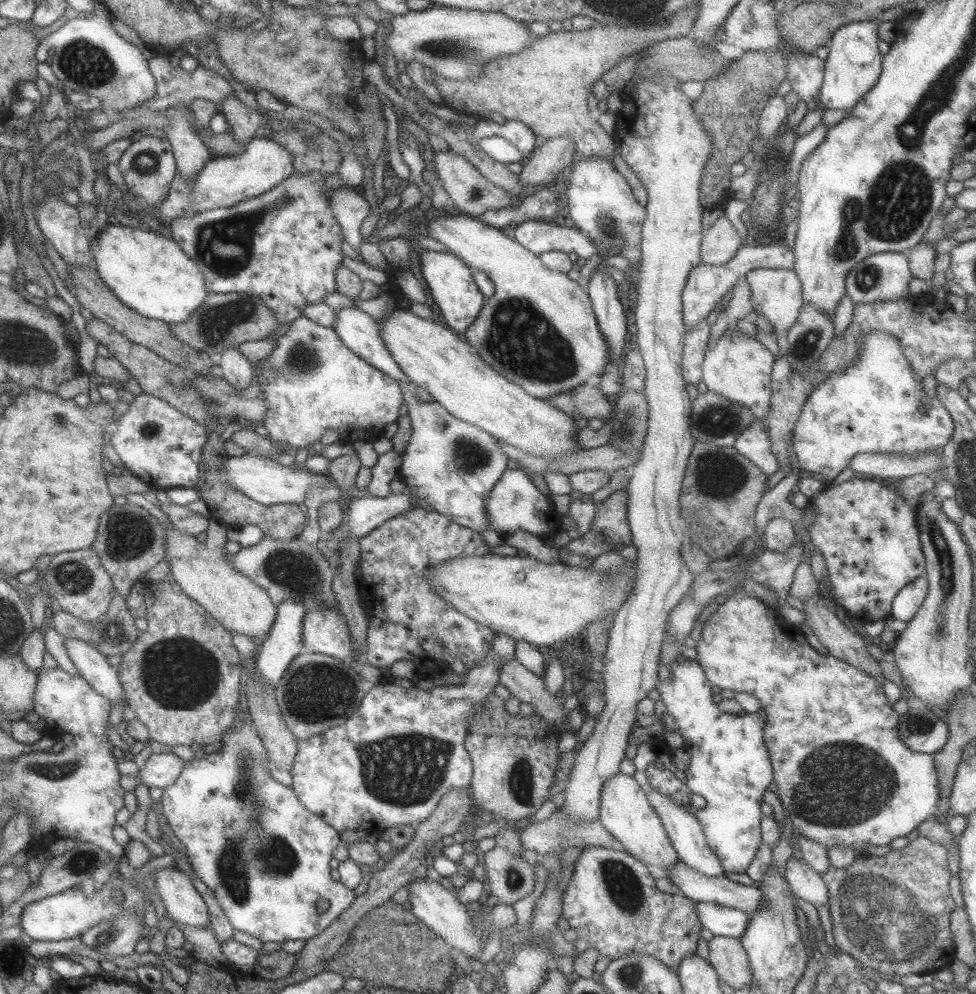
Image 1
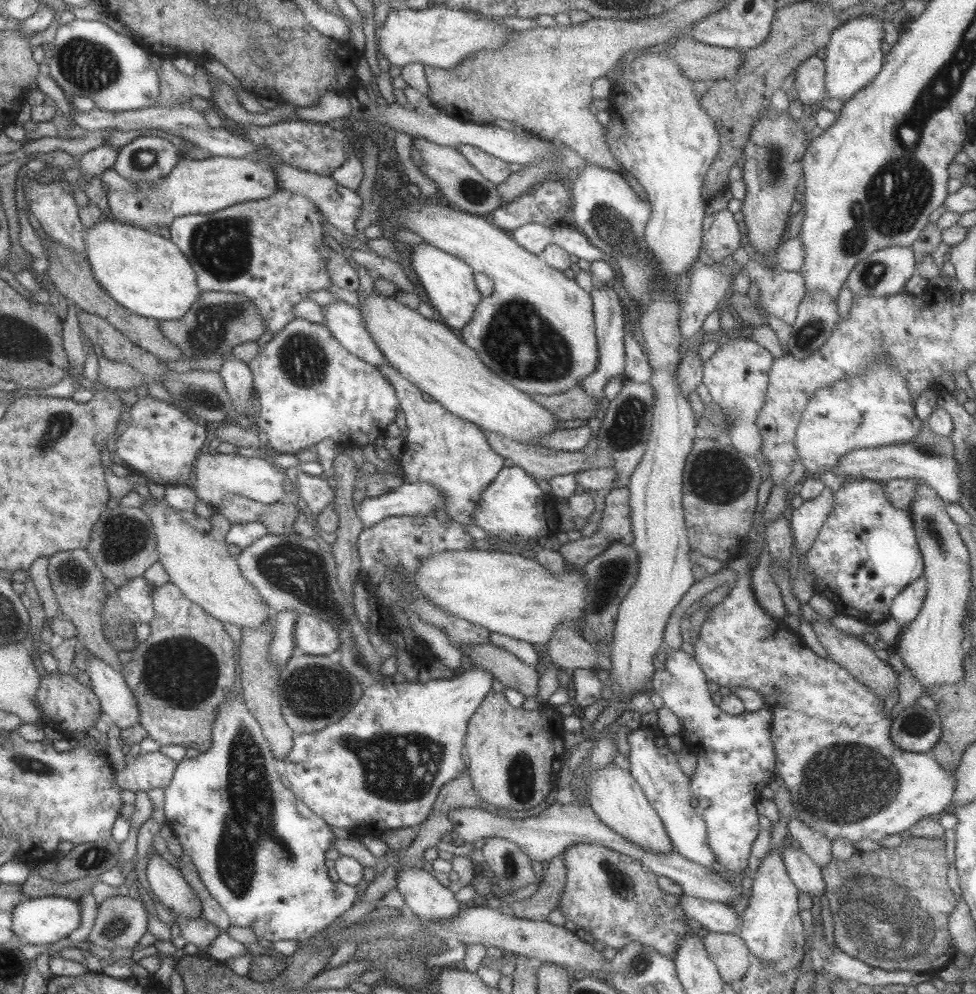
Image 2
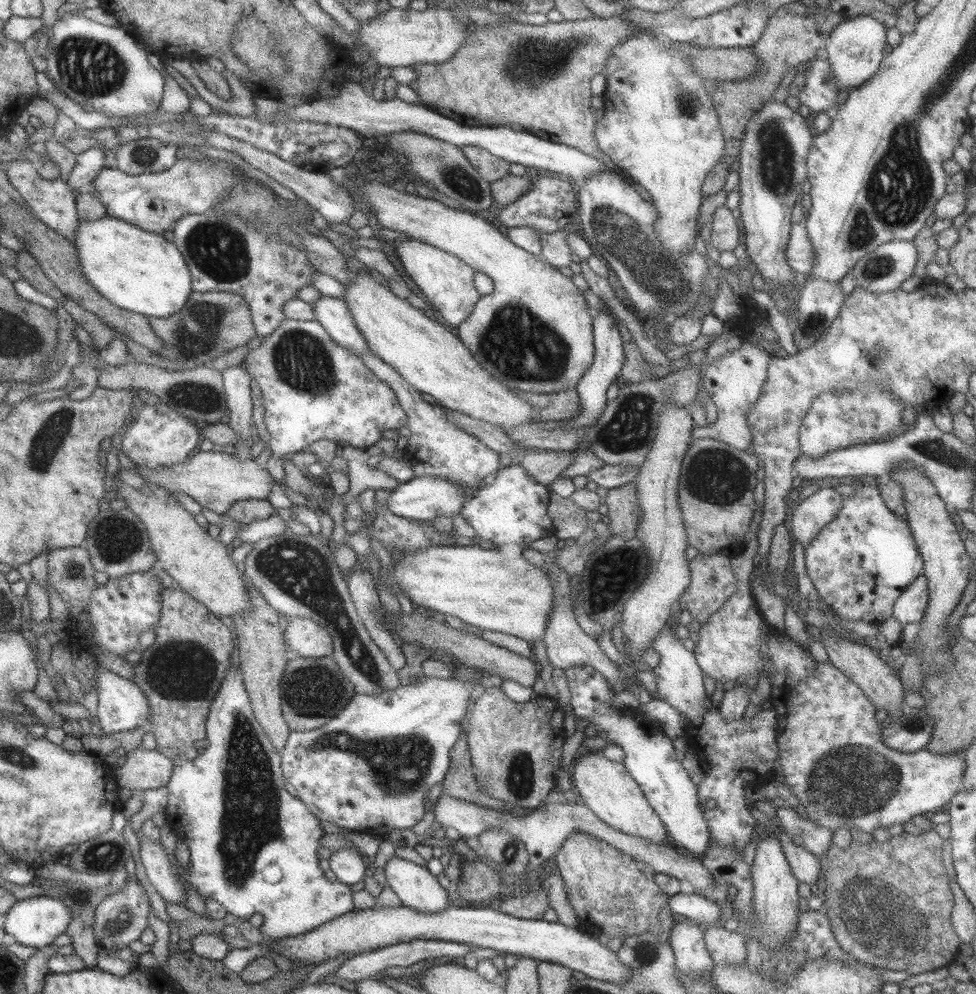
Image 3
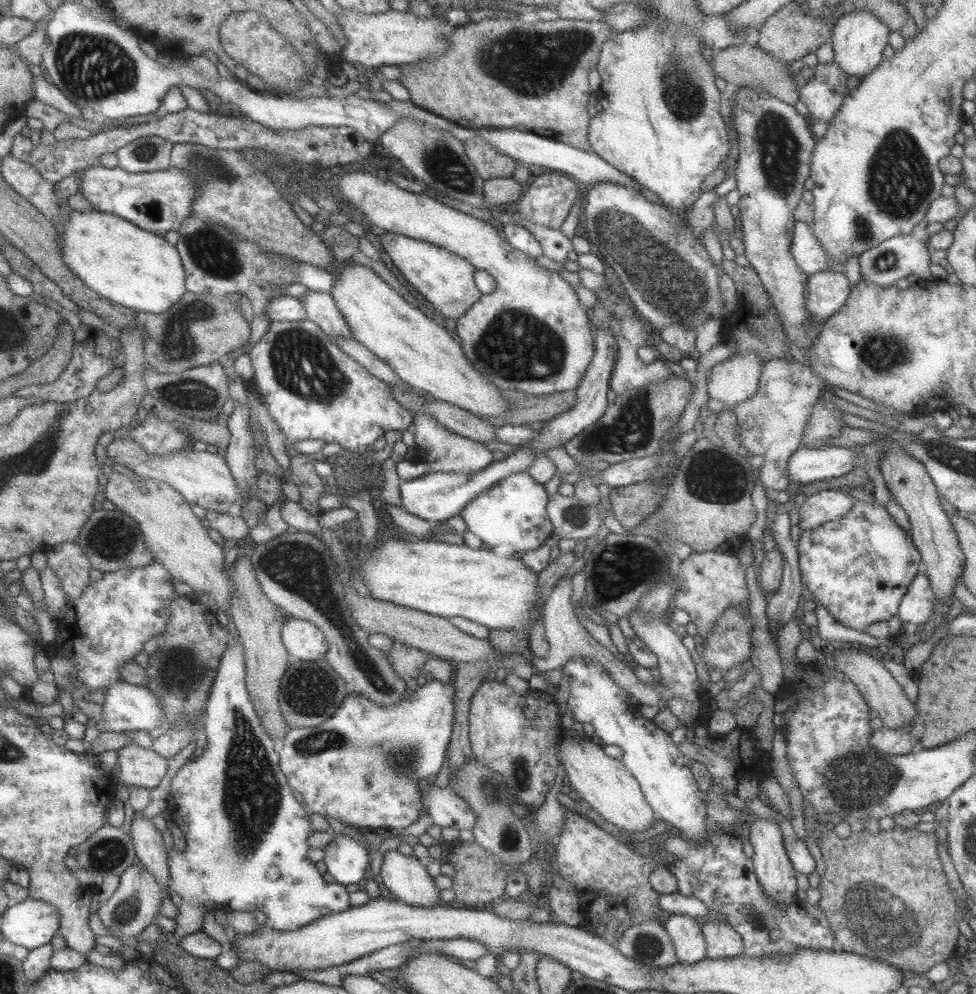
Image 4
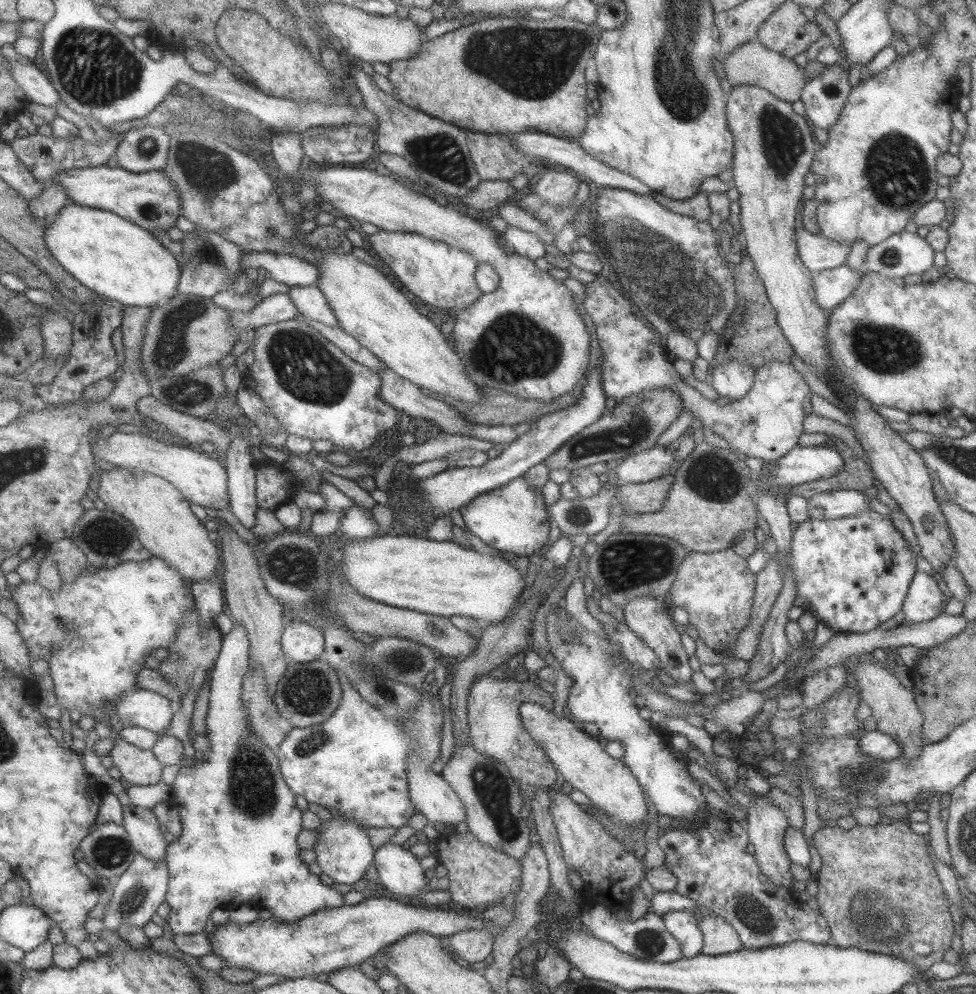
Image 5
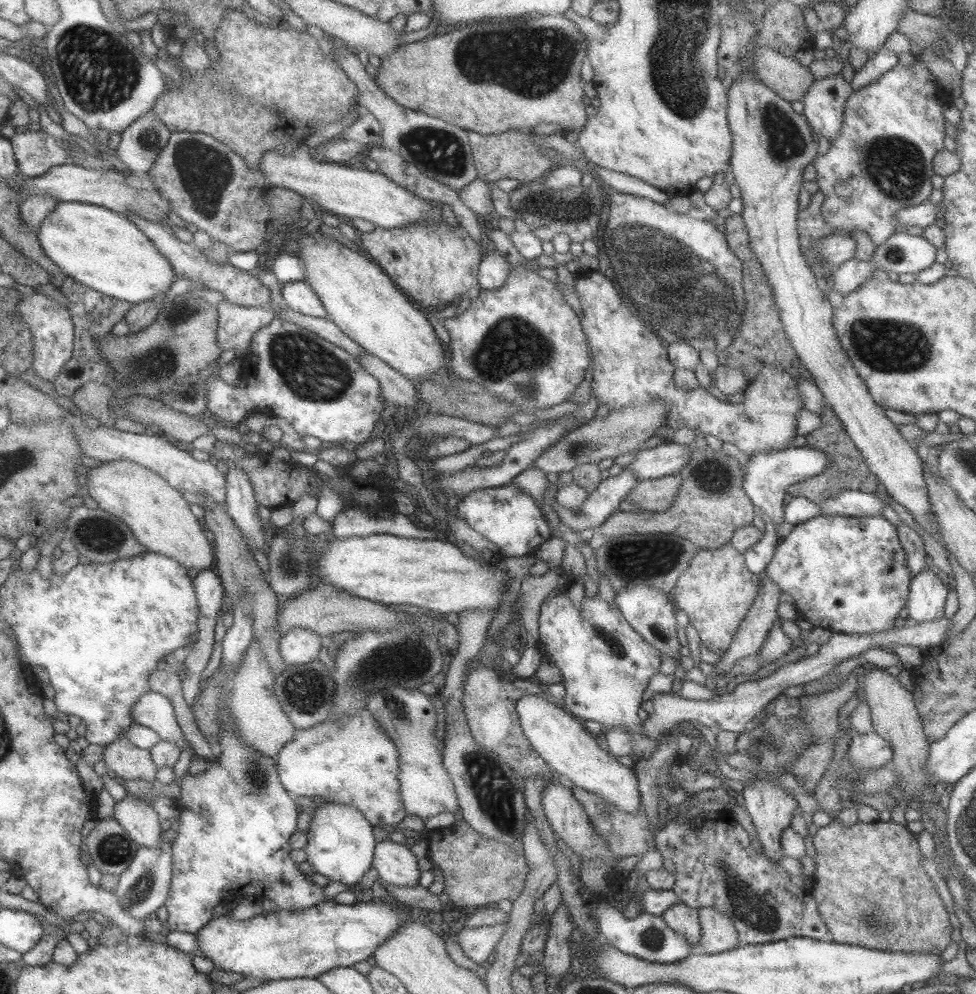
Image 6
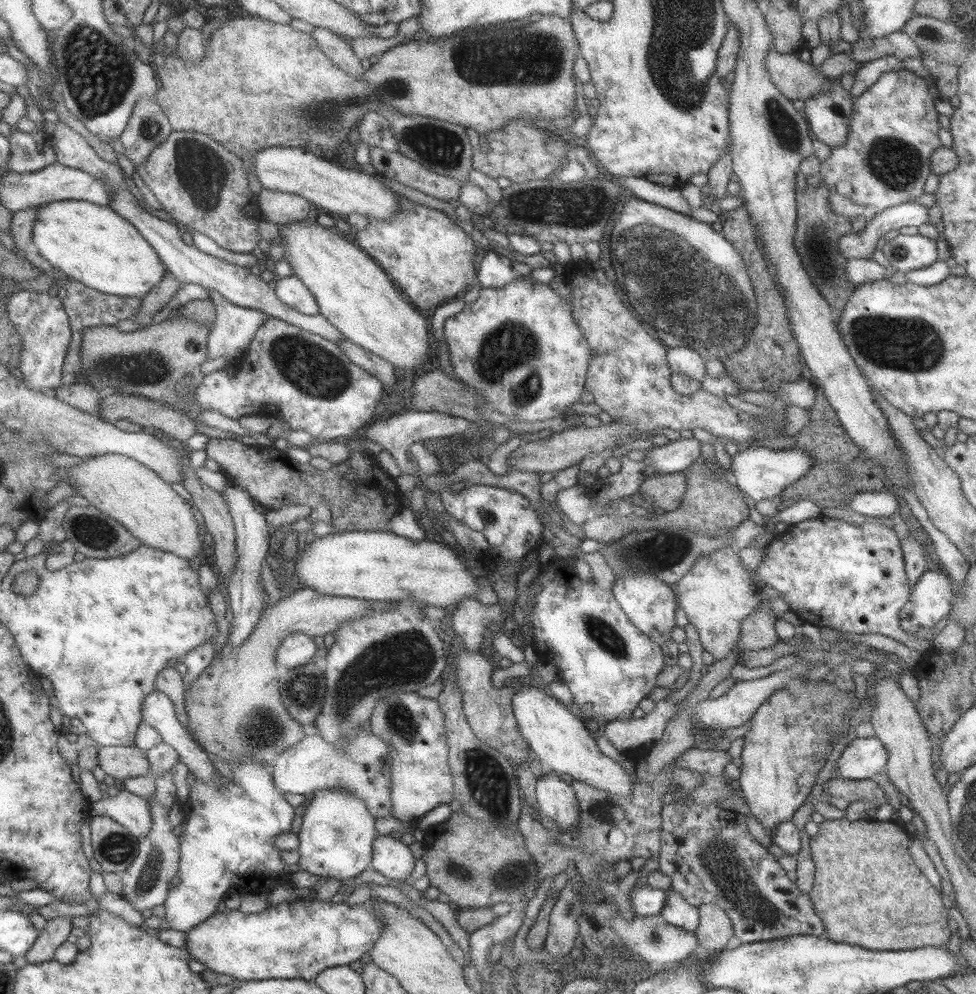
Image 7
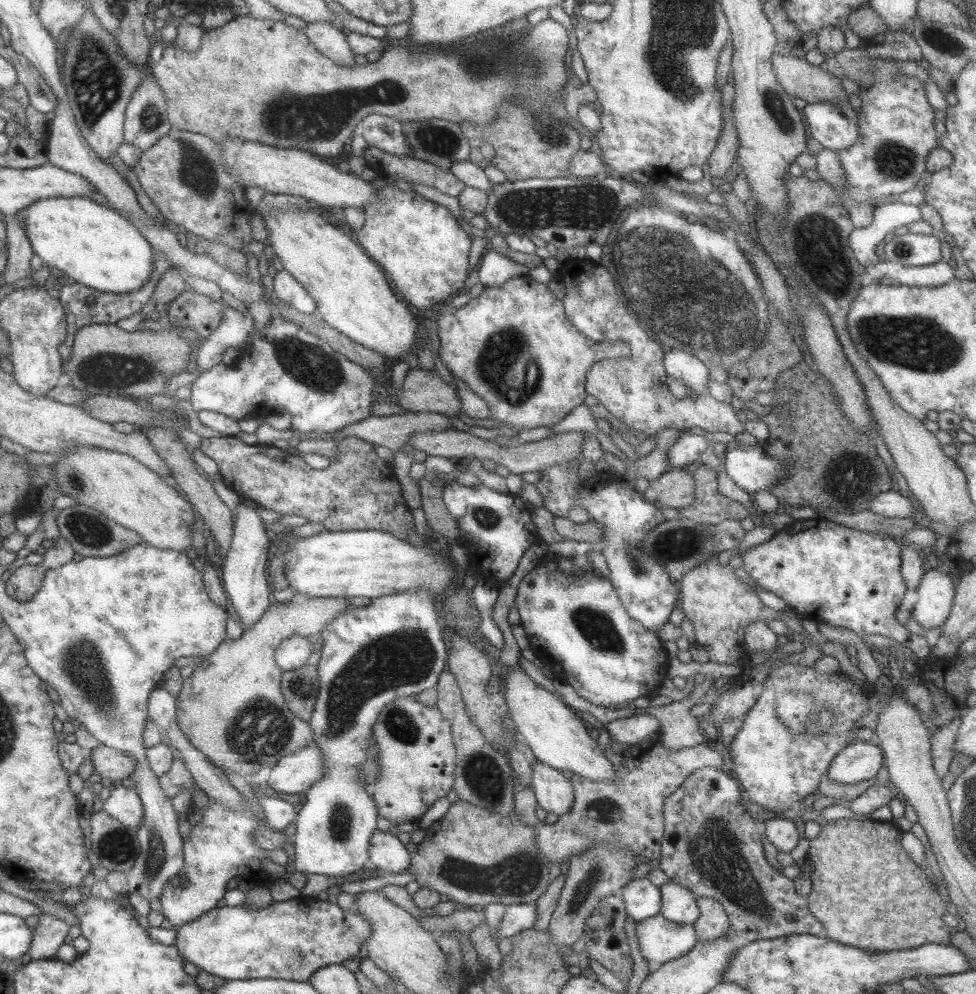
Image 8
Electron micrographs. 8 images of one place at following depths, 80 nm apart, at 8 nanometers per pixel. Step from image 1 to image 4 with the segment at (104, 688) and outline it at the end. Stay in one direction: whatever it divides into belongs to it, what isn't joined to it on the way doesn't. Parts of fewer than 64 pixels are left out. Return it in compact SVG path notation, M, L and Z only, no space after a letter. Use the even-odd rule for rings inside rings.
M119 678L106 690L101 706L102 719L97 721L97 728L101 732L150 731L163 724L162 702L154 695L154 692L147 687L137 686Z

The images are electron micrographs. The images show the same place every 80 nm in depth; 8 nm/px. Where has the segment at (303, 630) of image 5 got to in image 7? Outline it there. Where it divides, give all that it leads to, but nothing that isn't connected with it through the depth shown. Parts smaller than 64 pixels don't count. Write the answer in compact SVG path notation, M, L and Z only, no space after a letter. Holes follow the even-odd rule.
M291 634L278 644L274 661L288 669L311 662L311 657L318 648L313 638L302 634Z

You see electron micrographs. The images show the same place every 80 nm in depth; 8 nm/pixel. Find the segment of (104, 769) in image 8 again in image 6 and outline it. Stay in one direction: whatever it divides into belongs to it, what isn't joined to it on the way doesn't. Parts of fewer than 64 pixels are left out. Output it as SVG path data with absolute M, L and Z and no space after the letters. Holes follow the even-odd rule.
M125 733L115 742L104 746L102 760L106 768L124 780L153 782L159 775L159 770L152 763L150 752L129 742Z

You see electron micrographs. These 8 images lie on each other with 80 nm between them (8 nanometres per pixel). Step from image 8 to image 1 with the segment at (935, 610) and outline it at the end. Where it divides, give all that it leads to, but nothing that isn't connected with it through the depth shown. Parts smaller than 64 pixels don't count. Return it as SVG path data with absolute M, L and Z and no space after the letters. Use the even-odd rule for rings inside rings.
M921 574L901 588L893 597L889 615L903 622L911 620L925 598L927 583L925 575Z

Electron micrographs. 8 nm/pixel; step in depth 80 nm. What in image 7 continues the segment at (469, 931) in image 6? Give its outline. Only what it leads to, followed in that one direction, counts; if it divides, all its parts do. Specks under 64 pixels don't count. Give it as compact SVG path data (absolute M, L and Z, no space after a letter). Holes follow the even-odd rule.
M514 905L507 912L495 918L489 924L482 926L479 930L469 933L468 945L471 952L471 965L479 972L487 971L487 954L494 943L503 943L510 936L514 936L523 924L525 918L525 906Z

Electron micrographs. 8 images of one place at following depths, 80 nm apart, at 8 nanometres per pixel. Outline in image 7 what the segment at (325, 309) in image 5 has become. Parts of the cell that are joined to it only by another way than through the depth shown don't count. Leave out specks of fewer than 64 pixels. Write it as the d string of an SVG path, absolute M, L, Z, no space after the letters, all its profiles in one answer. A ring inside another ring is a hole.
M295 275L277 278L272 286L276 297L297 312L309 316L319 313L313 295Z

